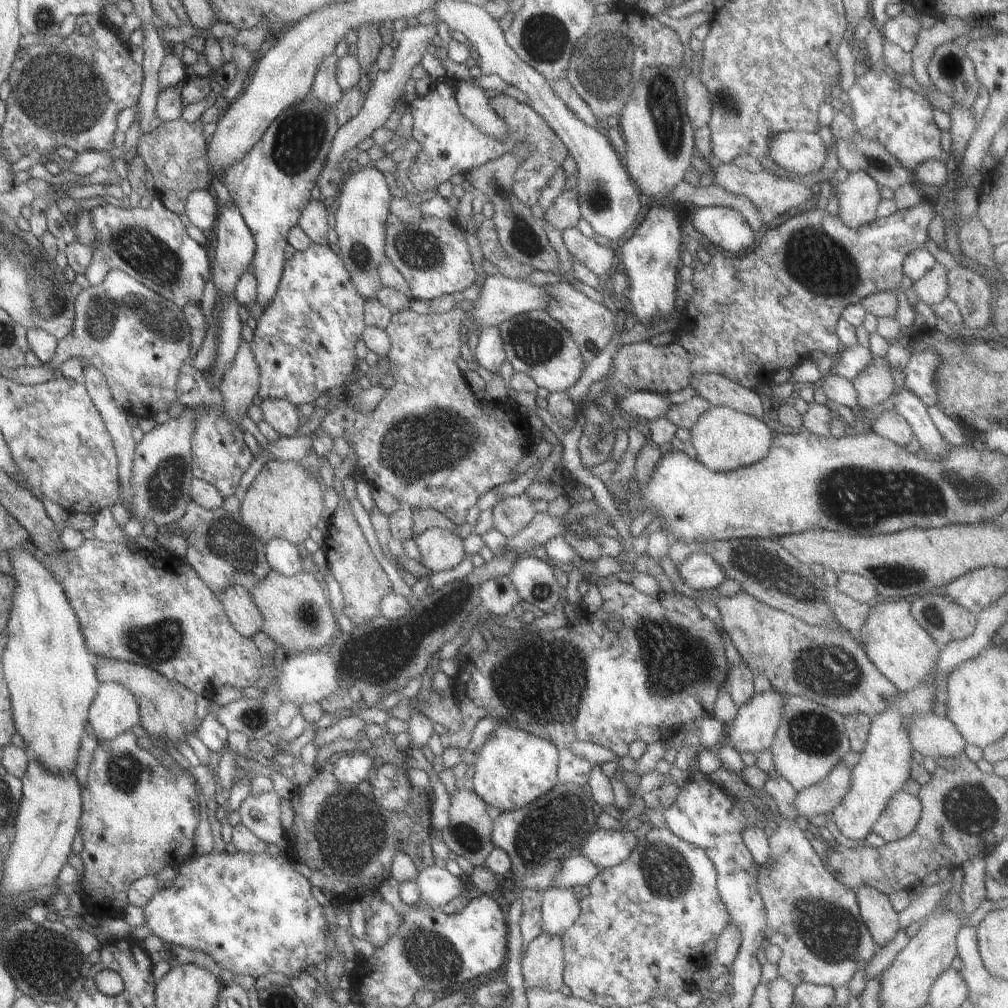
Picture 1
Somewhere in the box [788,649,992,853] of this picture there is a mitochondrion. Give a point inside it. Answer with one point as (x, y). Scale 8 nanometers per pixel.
(880, 772)

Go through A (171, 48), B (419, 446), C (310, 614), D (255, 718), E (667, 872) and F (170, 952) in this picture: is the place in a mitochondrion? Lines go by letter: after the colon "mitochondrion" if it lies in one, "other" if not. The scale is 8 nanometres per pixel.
A: other
B: mitochondrion
C: mitochondrion
D: mitochondrion
E: mitochondrion
F: other

